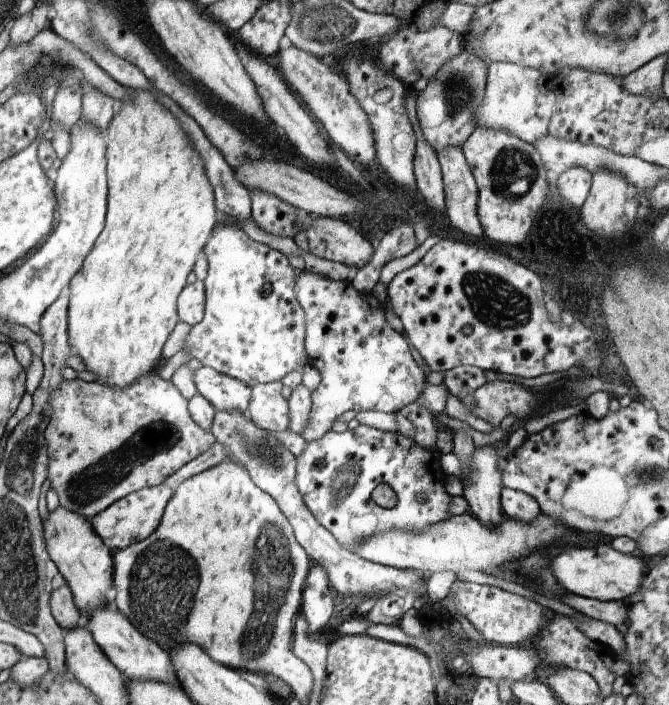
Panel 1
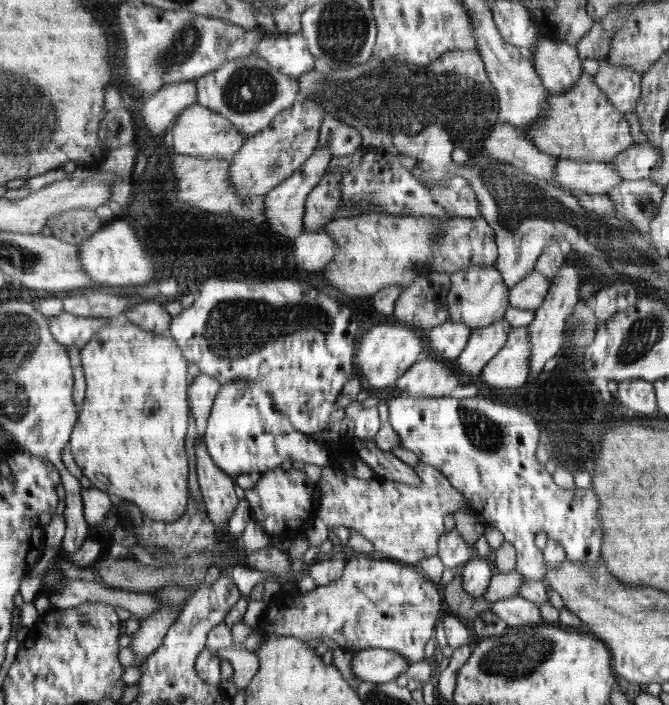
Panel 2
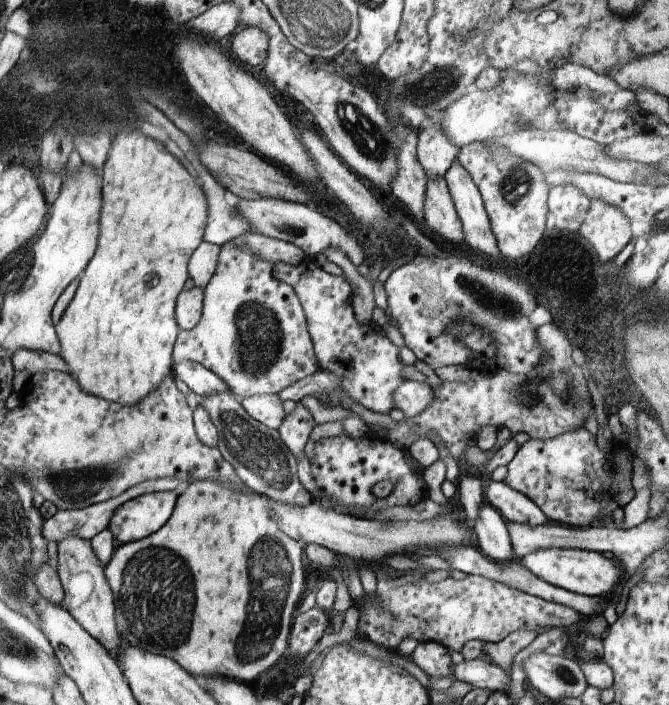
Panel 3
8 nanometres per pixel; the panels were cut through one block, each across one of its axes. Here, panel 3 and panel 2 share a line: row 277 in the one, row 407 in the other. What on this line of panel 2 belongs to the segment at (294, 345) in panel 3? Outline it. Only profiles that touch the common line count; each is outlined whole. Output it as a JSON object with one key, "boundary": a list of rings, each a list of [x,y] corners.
{"boundary":[[[244,380],[230,381],[220,386],[220,392],[210,408],[203,442],[214,462],[234,478],[277,469],[289,465],[293,460],[328,467],[333,459],[328,448],[298,431],[289,415],[278,410],[268,390]]]}

